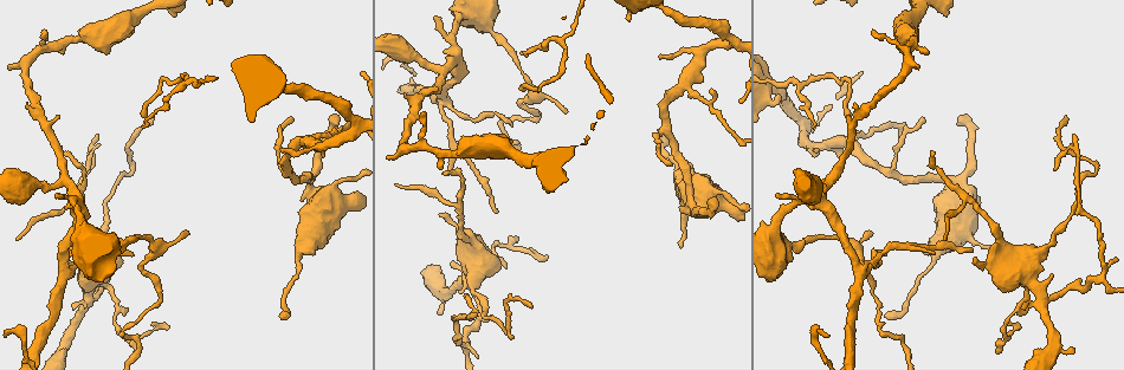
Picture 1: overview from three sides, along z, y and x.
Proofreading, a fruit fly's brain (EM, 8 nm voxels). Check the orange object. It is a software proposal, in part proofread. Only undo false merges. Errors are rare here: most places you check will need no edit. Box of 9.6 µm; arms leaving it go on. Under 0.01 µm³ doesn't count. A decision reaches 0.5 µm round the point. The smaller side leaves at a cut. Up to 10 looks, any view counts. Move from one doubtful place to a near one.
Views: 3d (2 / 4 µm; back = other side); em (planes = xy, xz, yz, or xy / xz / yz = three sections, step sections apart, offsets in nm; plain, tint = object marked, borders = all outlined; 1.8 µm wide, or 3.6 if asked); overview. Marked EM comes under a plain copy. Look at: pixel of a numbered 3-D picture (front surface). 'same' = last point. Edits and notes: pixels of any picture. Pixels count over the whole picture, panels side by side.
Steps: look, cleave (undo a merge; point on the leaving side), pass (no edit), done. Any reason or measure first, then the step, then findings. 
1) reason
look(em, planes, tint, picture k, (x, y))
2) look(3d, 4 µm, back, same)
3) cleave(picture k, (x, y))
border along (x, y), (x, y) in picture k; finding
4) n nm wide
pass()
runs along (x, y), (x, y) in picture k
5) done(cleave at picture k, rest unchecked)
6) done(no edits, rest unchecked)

sharp bend
look(em, 3.6 µm, planes, tint, picture 1, (1026, 279))

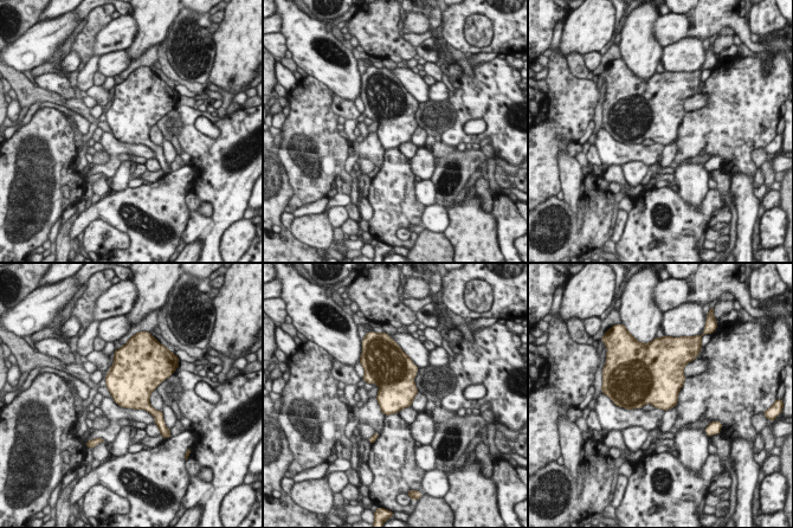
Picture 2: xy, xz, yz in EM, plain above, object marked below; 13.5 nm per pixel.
pass()
one cell here

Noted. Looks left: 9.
three-way junction
look(3d, 4 µm, picture 1, (1099, 280))

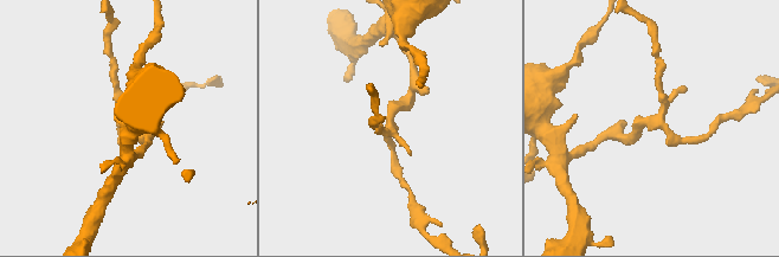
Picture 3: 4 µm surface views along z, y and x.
3 arms; shape alone is not enough
look(em, planes, tint, picture 3, (655, 123))

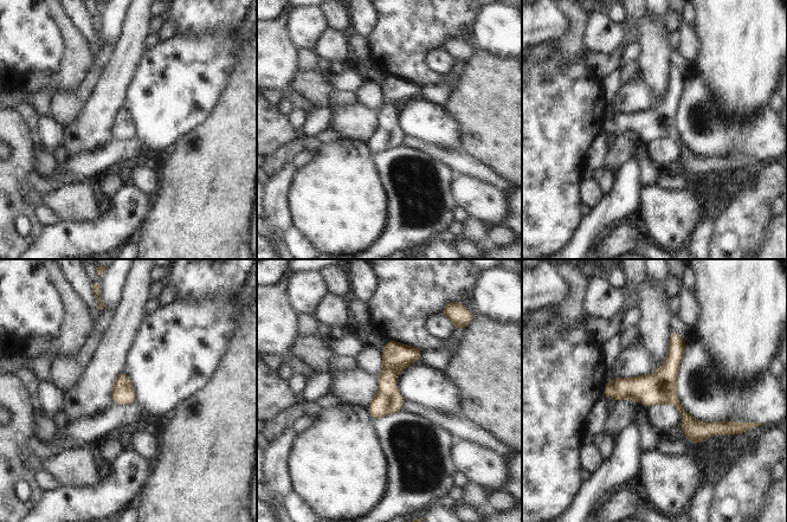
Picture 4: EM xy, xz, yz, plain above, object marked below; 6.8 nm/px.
pass()
runs along (608, 386), (662, 388), (697, 429), (715, 429) in picture 4; all the same cell

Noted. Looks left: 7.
abrupt turn
look(3d, 4 µm, picture 1, (858, 266))

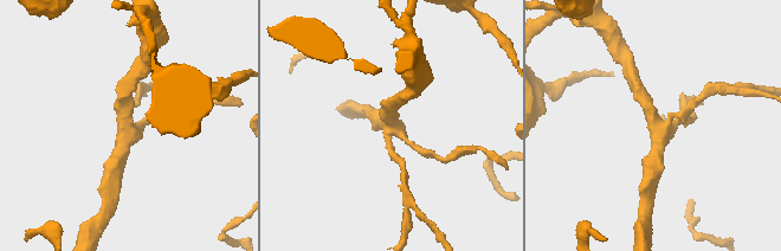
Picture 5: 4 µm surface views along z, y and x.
4 arms; need the tissue
look(em, planes, tint, picture 5, (125, 124))

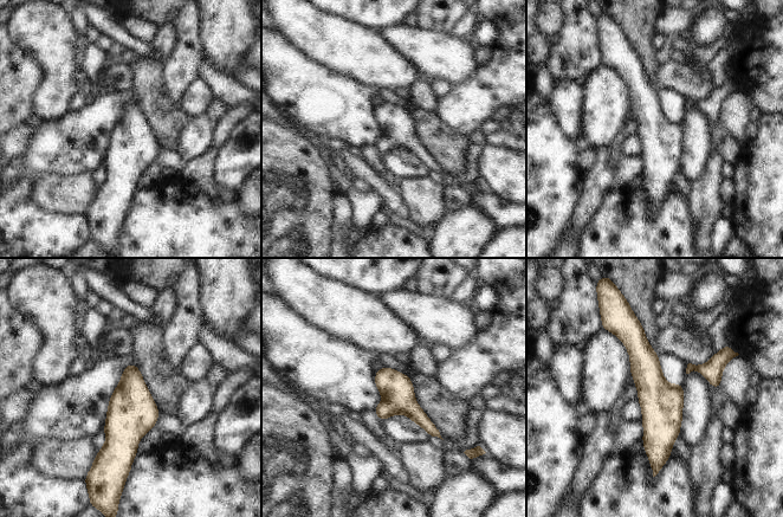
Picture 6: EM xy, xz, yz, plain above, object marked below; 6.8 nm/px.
220 nm wide
pass()
continuous, no second cell

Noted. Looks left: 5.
arms part here
look(em, 3.6 µm, xz, step 4, tint, picture 1, (905, 47))

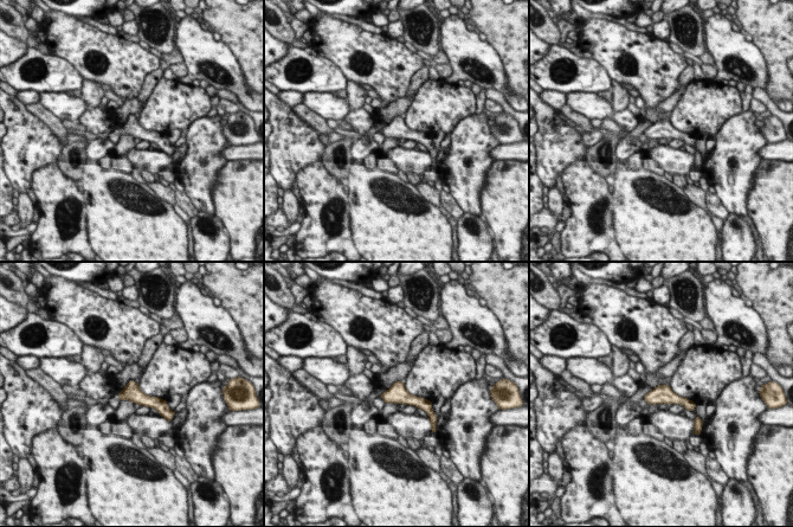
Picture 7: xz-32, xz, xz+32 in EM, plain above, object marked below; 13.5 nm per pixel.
240 nm wide
pass()
runs along (121, 394), (135, 394), (163, 405) in picture 7; continuous, no second cell

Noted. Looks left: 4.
done(no edits, rest unchecked)

